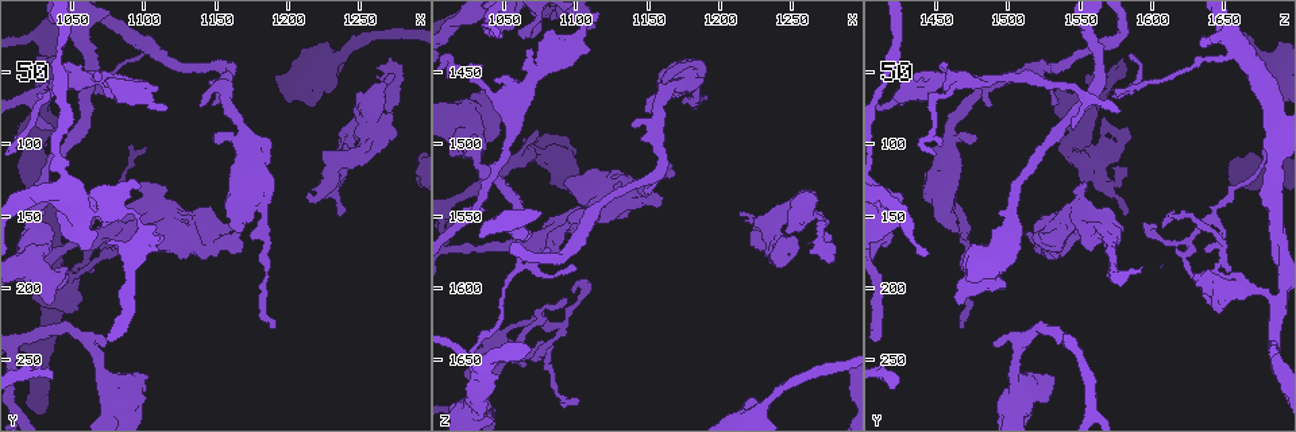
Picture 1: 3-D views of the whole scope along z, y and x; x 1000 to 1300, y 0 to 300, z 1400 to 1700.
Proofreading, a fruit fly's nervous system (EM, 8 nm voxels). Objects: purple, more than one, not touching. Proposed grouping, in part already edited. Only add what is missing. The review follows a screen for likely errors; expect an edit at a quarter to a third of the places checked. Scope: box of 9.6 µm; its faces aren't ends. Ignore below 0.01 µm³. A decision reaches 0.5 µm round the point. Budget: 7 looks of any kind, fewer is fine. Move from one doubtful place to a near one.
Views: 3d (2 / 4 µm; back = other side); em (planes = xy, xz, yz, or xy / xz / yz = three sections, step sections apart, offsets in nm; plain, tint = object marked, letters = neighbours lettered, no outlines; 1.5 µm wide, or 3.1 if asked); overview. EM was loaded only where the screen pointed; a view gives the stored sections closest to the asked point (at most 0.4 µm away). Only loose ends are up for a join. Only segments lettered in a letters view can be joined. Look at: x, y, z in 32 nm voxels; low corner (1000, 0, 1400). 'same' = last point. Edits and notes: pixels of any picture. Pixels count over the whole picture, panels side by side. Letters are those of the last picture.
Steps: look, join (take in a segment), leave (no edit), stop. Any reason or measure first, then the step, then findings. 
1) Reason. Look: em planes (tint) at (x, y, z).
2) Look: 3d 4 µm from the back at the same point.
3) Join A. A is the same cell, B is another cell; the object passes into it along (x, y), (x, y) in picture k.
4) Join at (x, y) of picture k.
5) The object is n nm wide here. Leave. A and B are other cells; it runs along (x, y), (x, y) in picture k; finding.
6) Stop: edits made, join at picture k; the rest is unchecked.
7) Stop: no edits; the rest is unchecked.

End of a long branch. Look: em 3.1 µm planes (tint) at (1190, 230, 1470).

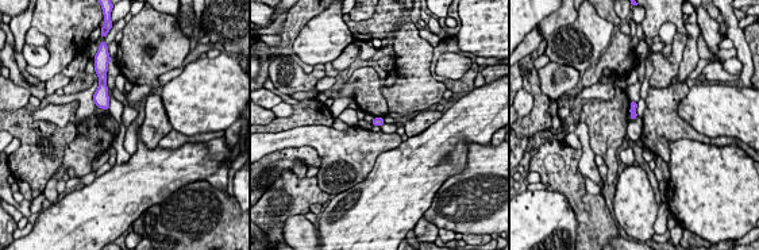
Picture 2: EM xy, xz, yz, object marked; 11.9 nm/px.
See the neighbours. Look: em 3.1 µm planes (letters) at the same point.

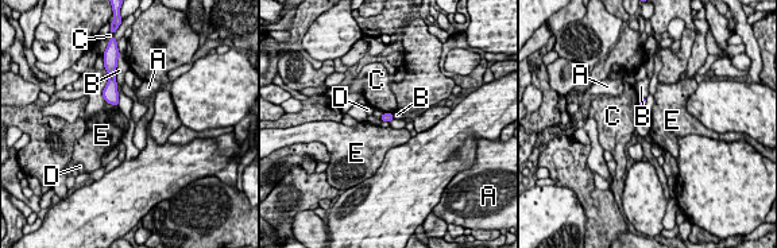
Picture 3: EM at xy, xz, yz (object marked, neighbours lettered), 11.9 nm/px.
The longest contact is with E, 130 nm. Leave. A, B, C, D and E are other cells; a border runs along (115, 78), (118, 84) in picture 3; none of them fits.

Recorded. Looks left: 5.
An open end. Look: 3d 2 µm from the back at (1070, 240, 1490).

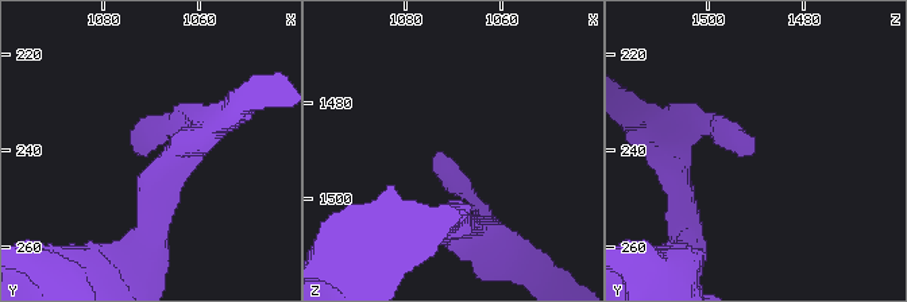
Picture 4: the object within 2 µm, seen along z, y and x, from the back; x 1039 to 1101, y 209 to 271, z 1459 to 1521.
Look: em xy step 4 (tint) at (1073, 241, 1491).

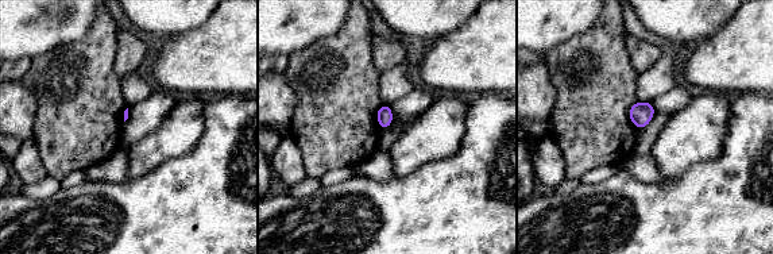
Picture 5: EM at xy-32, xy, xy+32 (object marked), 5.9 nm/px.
Another direction. Look: em planes (letters) at the same point.

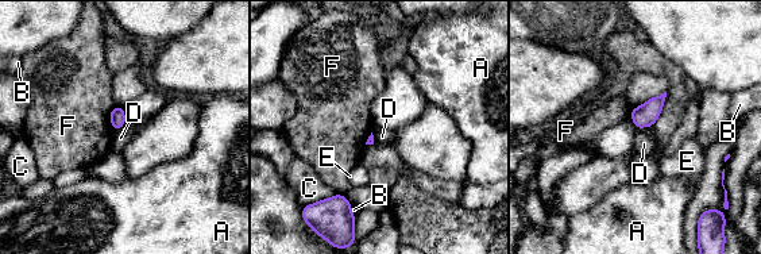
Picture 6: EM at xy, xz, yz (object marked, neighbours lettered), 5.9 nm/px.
Leave. A, B, C, D, E and F are other cells; a border runs along (651, 126), (642, 126), (637, 130) in picture 6; none of them fits.

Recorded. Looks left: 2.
An open end. Look: em xz step 8 (tint) at (1148, 96, 1480).

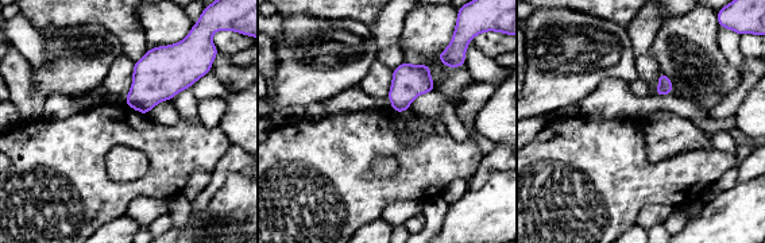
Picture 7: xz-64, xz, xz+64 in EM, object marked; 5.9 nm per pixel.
Look: em planes (letters) at the same point.

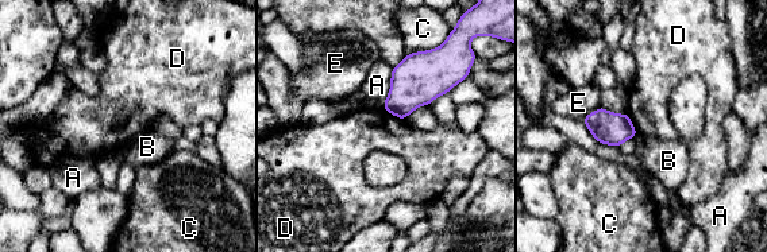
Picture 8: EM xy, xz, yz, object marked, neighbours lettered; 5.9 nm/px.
Leave. A, B, C, D and E are other cells; a border runs along (382, 107), (404, 120) in picture 8; none of them fits.

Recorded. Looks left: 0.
Stop: no edits; the rest is unchecked.

